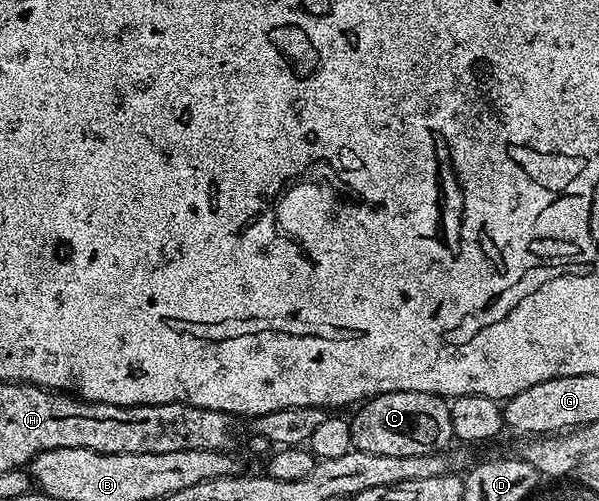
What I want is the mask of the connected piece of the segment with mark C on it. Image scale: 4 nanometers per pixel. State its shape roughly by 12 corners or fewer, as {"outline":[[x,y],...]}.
{"outline":[[408,390],[368,398],[349,421],[355,449],[437,454],[451,407]]}

